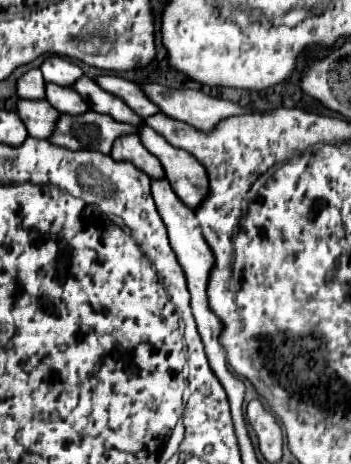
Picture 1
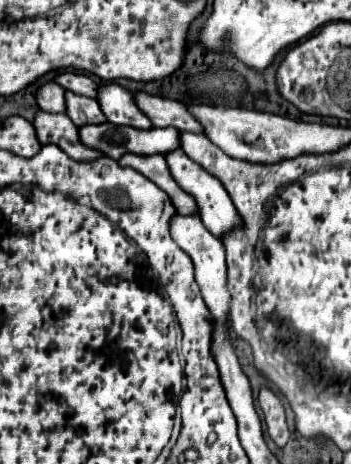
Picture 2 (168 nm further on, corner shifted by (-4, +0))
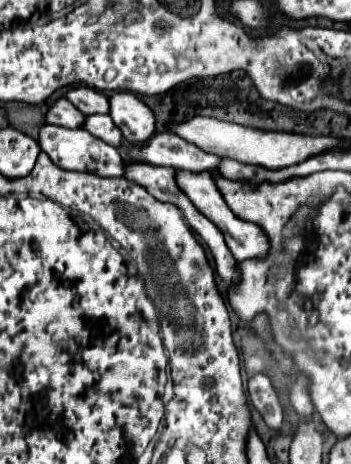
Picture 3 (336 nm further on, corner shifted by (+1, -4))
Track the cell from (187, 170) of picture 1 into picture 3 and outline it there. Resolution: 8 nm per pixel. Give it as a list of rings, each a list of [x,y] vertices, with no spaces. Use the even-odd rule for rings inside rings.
[[[177,170],[177,184],[179,188],[189,196],[189,200],[199,208],[199,212],[203,212],[225,236],[225,242],[231,250],[231,254],[243,262],[243,260],[251,260],[251,258],[265,258],[267,252],[269,252],[269,238],[265,236],[265,232],[253,224],[253,222],[245,222],[241,218],[237,218],[231,208],[227,206],[223,194],[219,192],[217,184],[215,184],[215,178],[211,172],[183,172],[183,170]]]

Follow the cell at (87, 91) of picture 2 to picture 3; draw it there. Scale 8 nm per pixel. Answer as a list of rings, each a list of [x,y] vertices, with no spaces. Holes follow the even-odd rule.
[[[85,86],[73,88],[73,90],[69,90],[67,98],[85,116],[91,116],[91,114],[109,114],[109,98],[103,92],[97,92],[93,88],[85,88]]]

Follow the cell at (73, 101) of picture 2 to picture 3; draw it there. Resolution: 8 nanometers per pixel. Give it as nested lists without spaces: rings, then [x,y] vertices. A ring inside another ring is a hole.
[[[93,114],[93,116],[87,116],[83,128],[85,128],[87,132],[91,132],[93,136],[101,138],[103,142],[115,146],[115,148],[117,148],[117,146],[121,144],[121,140],[123,140],[123,138],[121,138],[121,130],[113,124],[111,116],[107,116],[107,114]]]

